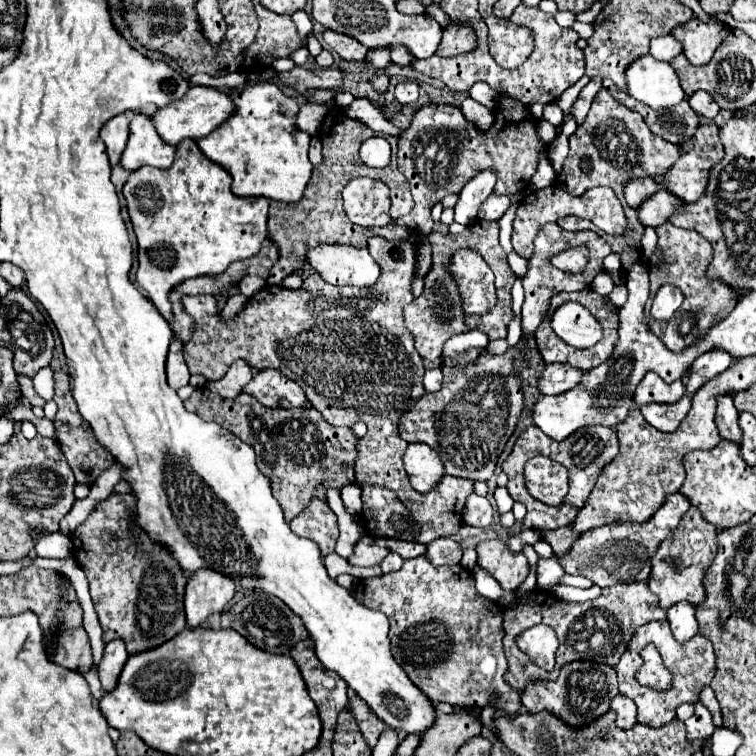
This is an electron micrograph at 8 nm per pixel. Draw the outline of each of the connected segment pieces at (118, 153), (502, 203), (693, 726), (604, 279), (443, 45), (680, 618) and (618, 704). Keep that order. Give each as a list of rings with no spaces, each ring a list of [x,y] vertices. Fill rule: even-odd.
[[[120,114],[114,120],[108,120],[104,124],[100,136],[106,144],[110,164],[118,166],[120,158],[122,158],[122,152],[126,148],[126,142],[128,142],[128,118],[126,118],[126,114]]]
[[[490,194],[488,200],[482,204],[482,208],[478,210],[478,218],[482,218],[482,220],[500,220],[502,214],[508,210],[508,206],[516,200],[522,200],[522,194],[518,194],[518,196]]]
[[[700,701],[695,704],[694,716],[685,721],[685,726],[690,740],[708,738],[714,732],[712,715]]]
[[[600,272],[594,280],[592,280],[592,286],[590,286],[594,292],[598,292],[598,294],[610,294],[612,290],[614,290],[614,280],[612,280],[612,276],[608,276],[606,272]]]
[[[448,26],[444,28],[444,36],[442,42],[438,46],[438,56],[458,56],[462,52],[470,52],[470,48],[474,48],[476,44],[476,36],[470,28],[466,26]]]
[[[680,602],[674,608],[670,608],[668,610],[668,622],[670,622],[672,634],[678,642],[688,642],[698,634],[696,608],[692,604]]]
[[[616,696],[612,700],[610,710],[616,712],[616,726],[622,730],[630,730],[636,724],[636,706],[626,696]]]

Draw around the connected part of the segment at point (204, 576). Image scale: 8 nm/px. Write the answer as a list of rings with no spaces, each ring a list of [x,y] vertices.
[[[210,568],[192,572],[184,596],[186,622],[192,628],[200,626],[210,614],[222,612],[224,606],[232,600],[232,596],[234,580],[230,580],[228,576]]]

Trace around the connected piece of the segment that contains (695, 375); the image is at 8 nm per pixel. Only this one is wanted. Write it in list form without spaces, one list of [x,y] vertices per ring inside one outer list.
[[[712,348],[704,354],[700,354],[692,368],[690,368],[690,384],[688,384],[688,394],[694,394],[702,384],[706,384],[708,380],[712,380],[714,376],[718,376],[720,372],[728,370],[732,364],[732,356],[724,350]]]

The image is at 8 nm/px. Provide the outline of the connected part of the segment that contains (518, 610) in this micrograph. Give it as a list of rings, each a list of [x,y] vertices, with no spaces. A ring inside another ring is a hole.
[[[616,584],[604,588],[600,598],[588,602],[566,602],[556,598],[552,592],[538,590],[532,600],[504,610],[506,636],[503,638],[503,647],[508,660],[508,670],[504,674],[504,680],[510,684],[510,688],[524,692],[528,682],[556,680],[560,668],[574,660],[592,660],[592,662],[614,666],[618,664],[620,656],[626,652],[628,646],[626,642],[630,642],[636,628],[662,618],[666,618],[666,612],[658,606],[658,598],[648,590],[648,584]],[[536,624],[548,624],[558,634],[560,648],[556,652],[554,672],[542,672],[542,668],[528,668],[528,656],[520,652],[514,642],[518,632],[524,632],[526,628]]]

